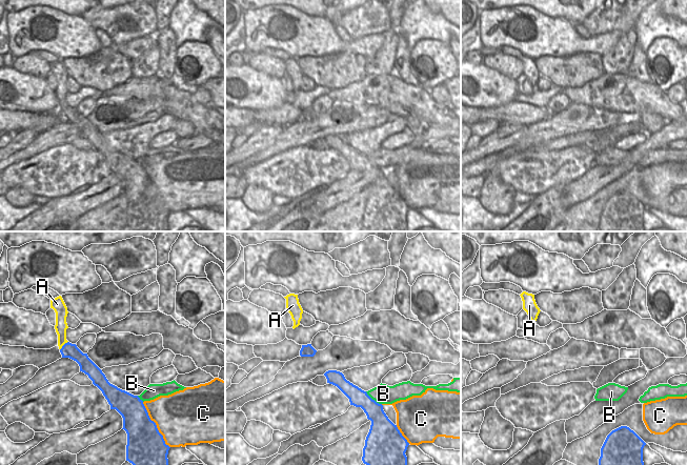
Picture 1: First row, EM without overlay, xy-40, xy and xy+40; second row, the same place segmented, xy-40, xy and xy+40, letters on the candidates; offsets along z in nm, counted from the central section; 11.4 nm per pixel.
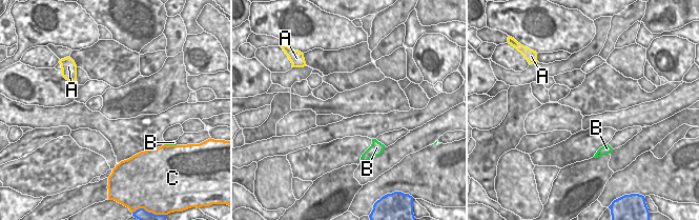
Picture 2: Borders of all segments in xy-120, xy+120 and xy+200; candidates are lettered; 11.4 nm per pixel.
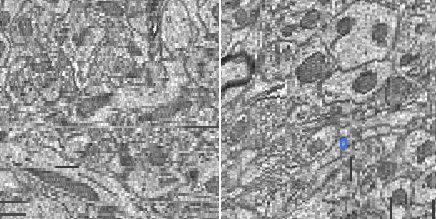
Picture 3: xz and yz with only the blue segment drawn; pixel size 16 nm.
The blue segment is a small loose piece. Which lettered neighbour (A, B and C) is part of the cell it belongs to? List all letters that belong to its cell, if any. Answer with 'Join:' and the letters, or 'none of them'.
Join: A

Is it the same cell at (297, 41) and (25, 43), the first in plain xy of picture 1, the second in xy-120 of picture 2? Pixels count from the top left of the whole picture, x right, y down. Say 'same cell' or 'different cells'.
same cell

